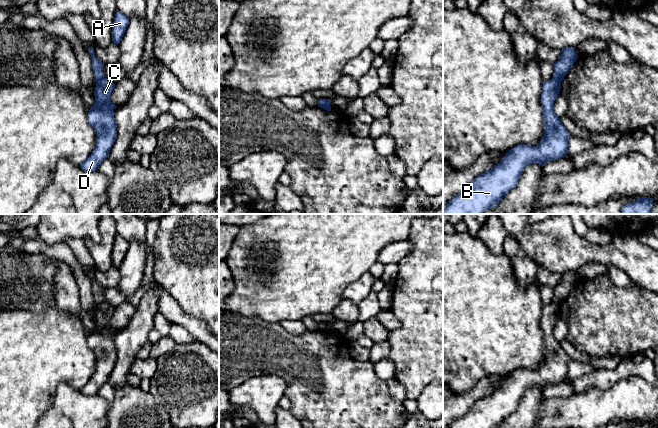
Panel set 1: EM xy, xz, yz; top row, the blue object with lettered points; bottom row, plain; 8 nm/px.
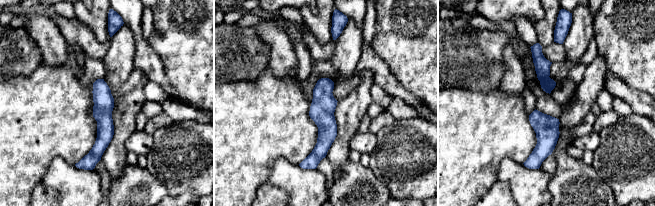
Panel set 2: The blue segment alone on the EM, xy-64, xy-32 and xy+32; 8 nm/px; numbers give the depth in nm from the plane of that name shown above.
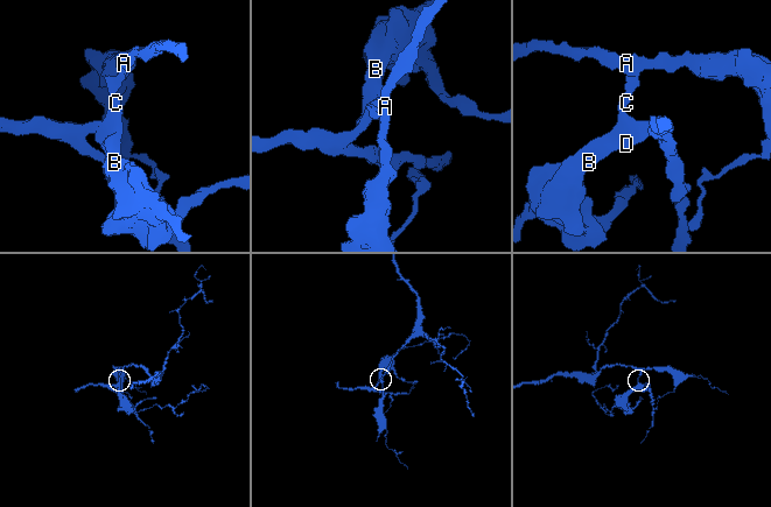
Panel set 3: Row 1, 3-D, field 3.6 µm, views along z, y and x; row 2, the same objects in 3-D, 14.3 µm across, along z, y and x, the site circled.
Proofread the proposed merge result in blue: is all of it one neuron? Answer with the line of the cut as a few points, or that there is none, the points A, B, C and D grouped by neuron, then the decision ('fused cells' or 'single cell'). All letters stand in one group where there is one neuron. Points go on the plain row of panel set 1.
cut in xy along (103, 301), (96, 306); A / B C D; fused cells

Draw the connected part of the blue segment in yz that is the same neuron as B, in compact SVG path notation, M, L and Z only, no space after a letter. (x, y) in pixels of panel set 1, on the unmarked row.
M552 302L543 306L541 327L544 359L540 367L537 370L515 370L506 377L499 388L477 400L467 413L452 422L448 428L497 428L516 411L527 389L537 387L543 391L547 386L567 379L570 357L554 336L554 325L560 313L559 304Z

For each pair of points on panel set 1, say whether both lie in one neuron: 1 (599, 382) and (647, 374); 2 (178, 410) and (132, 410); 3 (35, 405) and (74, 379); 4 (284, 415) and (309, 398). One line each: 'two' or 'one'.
1: one
2: two
3: one
4: two

